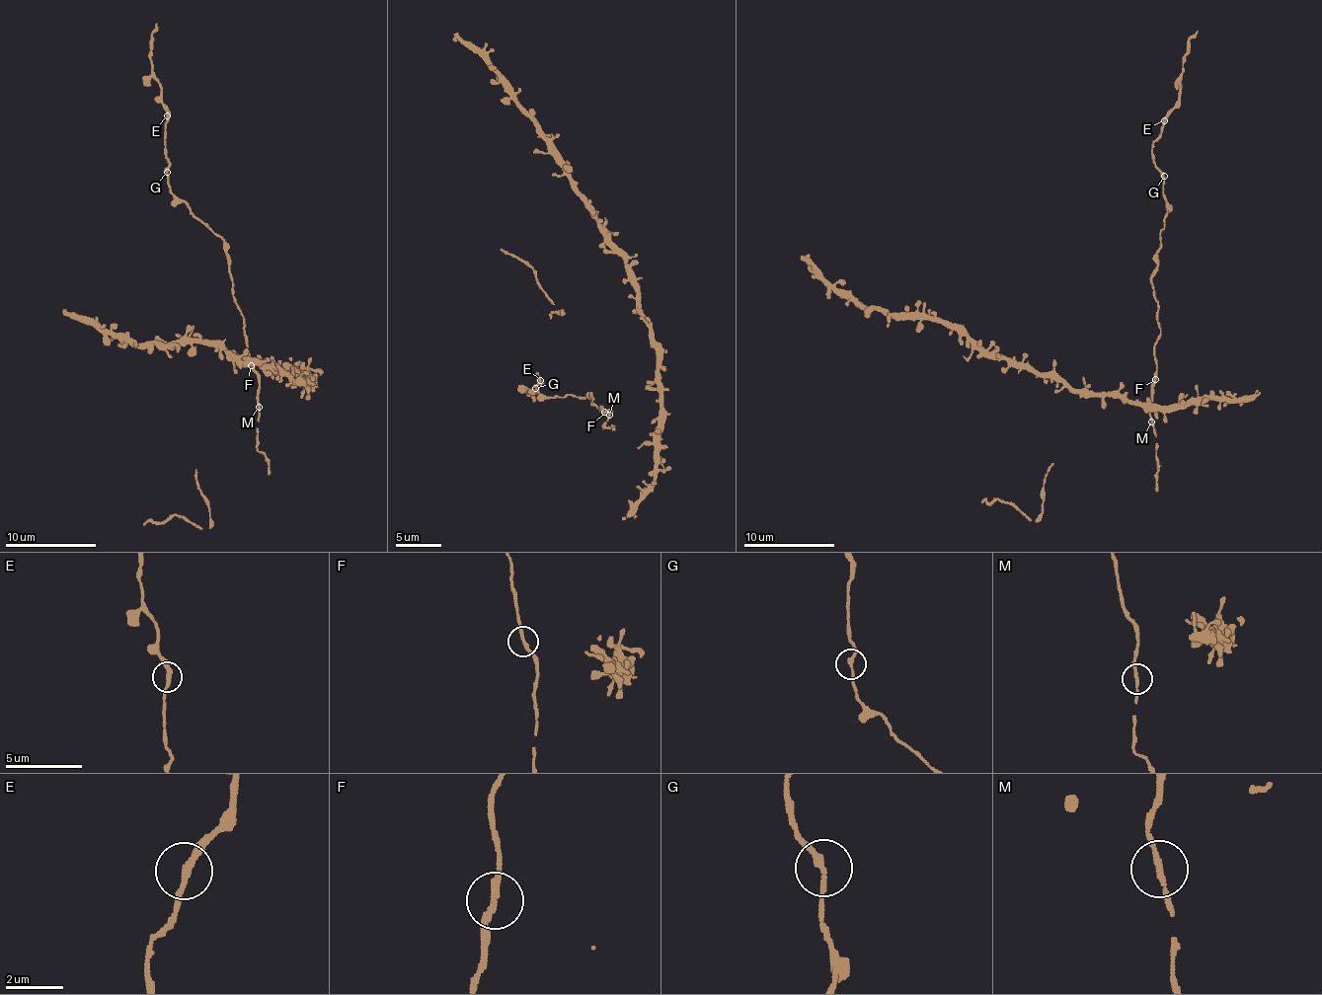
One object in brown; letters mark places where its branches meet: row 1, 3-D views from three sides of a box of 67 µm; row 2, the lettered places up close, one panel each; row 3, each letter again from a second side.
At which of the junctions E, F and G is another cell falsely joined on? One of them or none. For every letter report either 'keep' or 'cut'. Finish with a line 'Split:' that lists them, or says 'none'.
E: keep
F: keep
G: keep
Split: none

